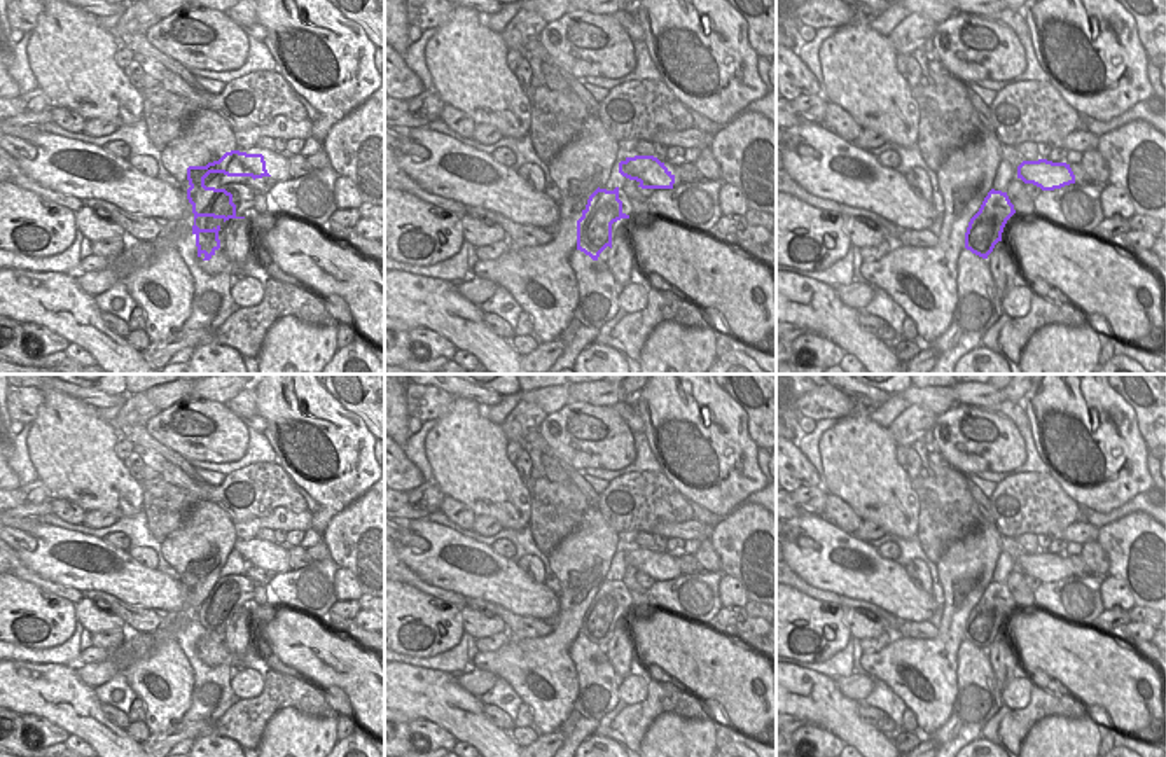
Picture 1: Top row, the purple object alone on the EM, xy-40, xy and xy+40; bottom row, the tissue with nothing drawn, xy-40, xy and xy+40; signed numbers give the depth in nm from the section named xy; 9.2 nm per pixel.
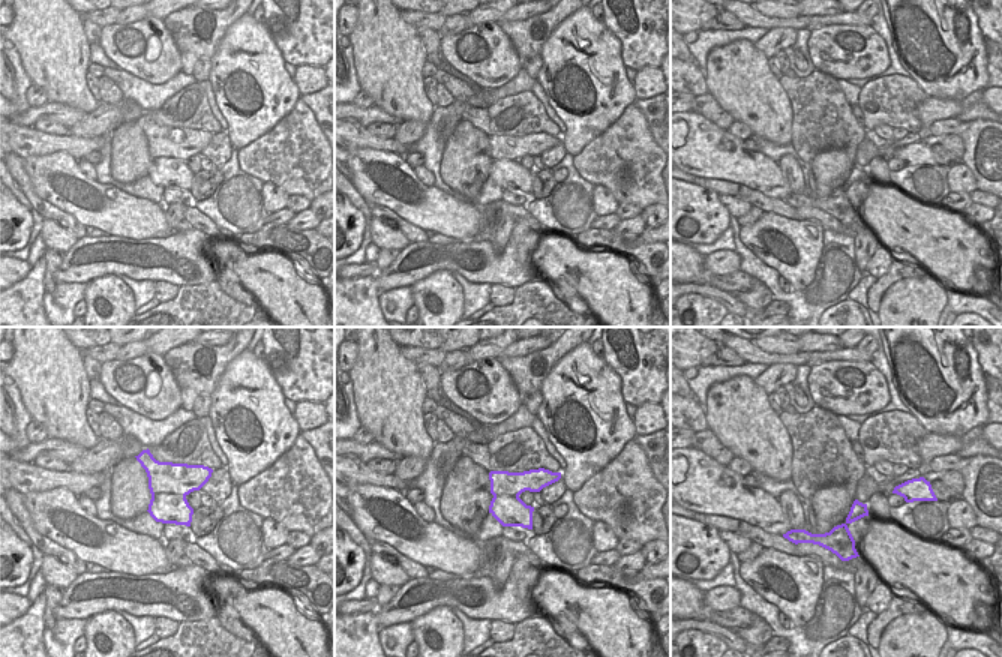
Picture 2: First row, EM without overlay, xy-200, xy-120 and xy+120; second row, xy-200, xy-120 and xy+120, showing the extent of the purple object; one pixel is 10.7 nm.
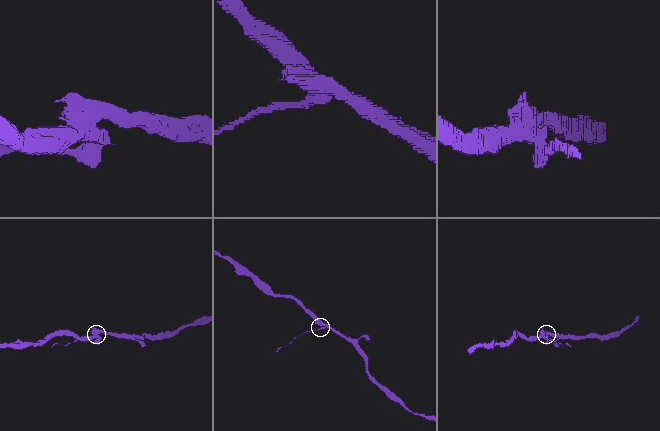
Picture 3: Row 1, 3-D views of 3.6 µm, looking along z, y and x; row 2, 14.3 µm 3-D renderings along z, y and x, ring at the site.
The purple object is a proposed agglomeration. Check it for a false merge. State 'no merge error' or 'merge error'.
merge error

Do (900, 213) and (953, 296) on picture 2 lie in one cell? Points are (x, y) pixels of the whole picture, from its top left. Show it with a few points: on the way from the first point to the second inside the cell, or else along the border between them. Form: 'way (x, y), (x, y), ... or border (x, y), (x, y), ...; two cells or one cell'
border (945, 284), (954, 288), (974, 290); two cells

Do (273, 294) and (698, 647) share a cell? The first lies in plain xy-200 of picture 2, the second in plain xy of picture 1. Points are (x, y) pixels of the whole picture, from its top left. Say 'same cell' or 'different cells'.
same cell

